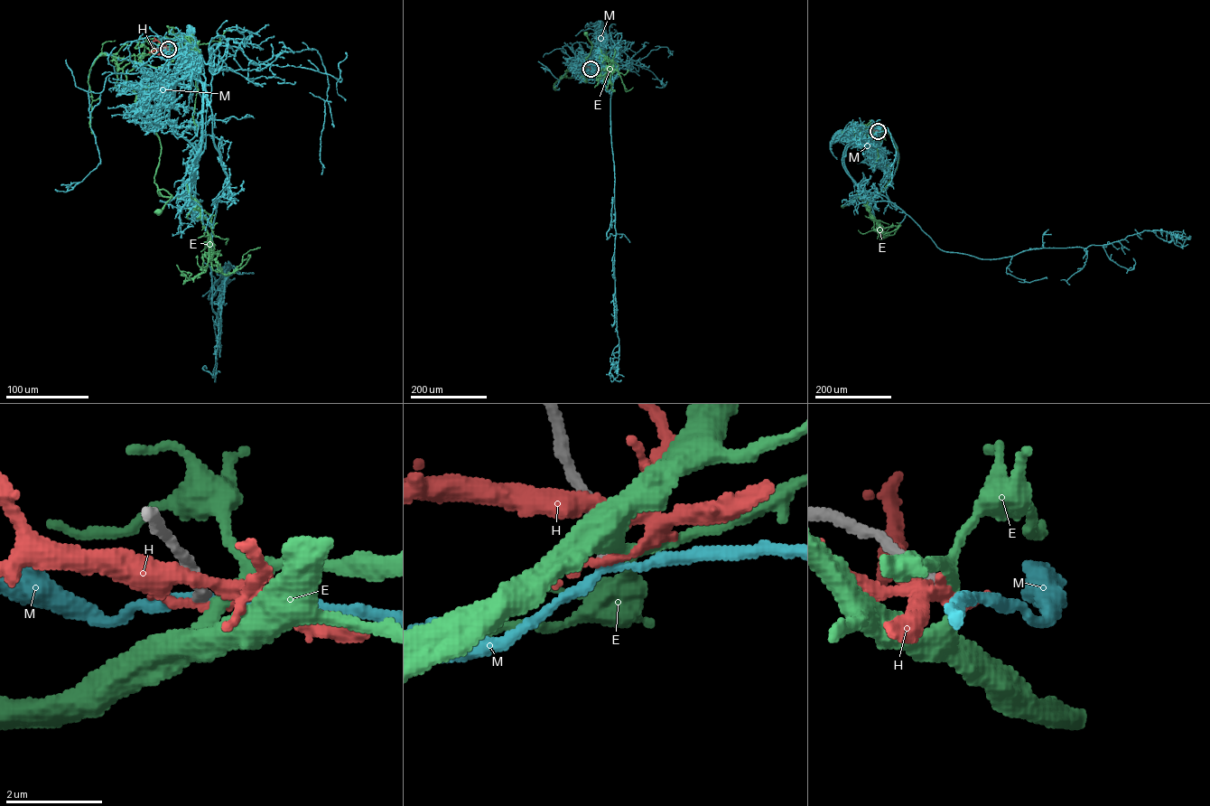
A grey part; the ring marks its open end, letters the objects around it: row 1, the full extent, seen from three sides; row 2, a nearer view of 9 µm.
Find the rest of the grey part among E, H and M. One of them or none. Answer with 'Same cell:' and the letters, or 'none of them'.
Same cell: M

